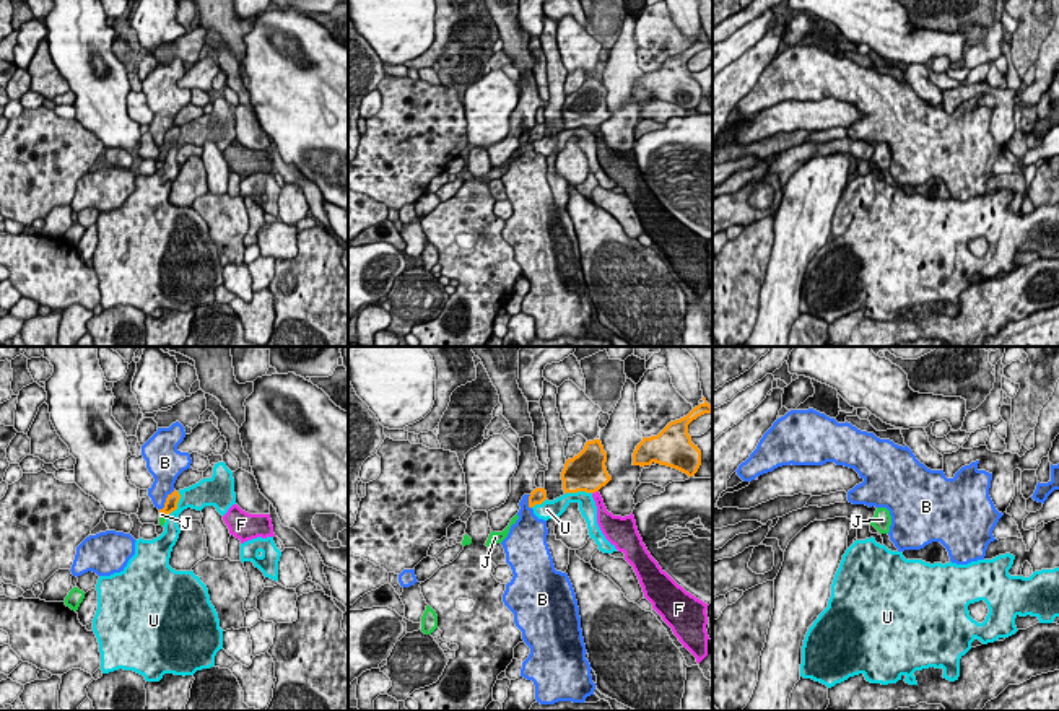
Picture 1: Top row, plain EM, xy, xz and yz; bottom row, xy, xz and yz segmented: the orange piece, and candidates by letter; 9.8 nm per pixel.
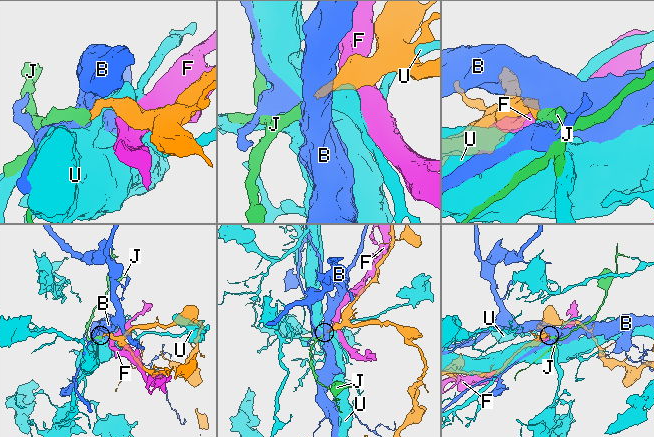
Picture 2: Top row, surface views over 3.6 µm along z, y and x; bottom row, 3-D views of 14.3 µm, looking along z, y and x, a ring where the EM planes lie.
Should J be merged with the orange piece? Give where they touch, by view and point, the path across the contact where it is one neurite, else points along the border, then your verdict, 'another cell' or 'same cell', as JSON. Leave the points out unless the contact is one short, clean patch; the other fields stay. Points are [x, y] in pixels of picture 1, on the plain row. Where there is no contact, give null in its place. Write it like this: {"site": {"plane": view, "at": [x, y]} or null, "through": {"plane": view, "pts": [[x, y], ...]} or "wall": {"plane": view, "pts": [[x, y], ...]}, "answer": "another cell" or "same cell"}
{"site": {"plane": "xy", "at": [165, 152]}, "through": {"plane": "xy", "pts": [[171, 137], [165, 152], [161, 150]]}, "answer": "same cell"}

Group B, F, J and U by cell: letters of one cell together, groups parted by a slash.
B / F / J / U

